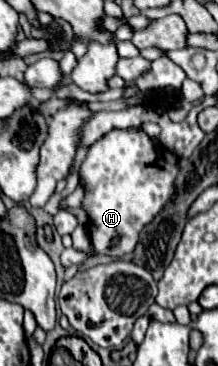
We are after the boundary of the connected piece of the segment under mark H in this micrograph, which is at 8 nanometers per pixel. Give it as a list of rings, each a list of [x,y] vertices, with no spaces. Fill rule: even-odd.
[[[137,126],[129,130],[111,130],[95,144],[91,144],[85,160],[79,166],[79,184],[85,190],[81,208],[87,212],[89,218],[87,230],[95,254],[109,254],[115,258],[131,254],[143,226],[147,226],[165,208],[165,202],[173,198],[173,186],[179,170],[179,158],[171,150],[155,144],[143,130],[137,130]]]

